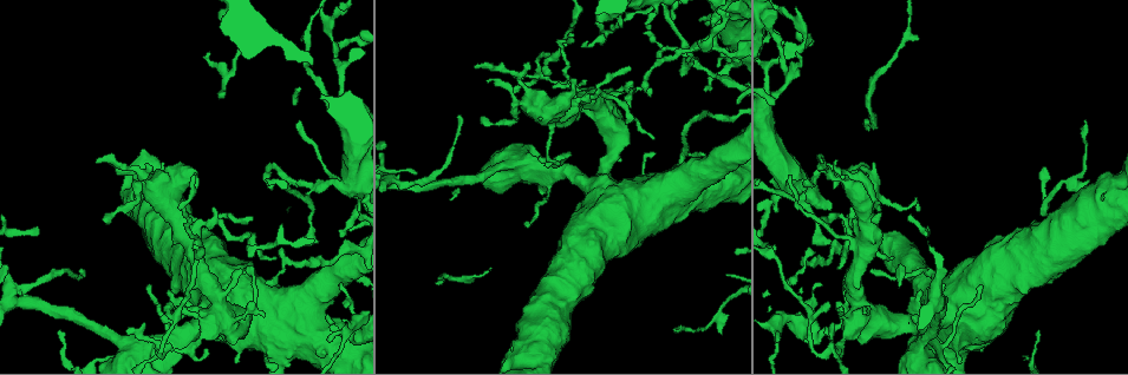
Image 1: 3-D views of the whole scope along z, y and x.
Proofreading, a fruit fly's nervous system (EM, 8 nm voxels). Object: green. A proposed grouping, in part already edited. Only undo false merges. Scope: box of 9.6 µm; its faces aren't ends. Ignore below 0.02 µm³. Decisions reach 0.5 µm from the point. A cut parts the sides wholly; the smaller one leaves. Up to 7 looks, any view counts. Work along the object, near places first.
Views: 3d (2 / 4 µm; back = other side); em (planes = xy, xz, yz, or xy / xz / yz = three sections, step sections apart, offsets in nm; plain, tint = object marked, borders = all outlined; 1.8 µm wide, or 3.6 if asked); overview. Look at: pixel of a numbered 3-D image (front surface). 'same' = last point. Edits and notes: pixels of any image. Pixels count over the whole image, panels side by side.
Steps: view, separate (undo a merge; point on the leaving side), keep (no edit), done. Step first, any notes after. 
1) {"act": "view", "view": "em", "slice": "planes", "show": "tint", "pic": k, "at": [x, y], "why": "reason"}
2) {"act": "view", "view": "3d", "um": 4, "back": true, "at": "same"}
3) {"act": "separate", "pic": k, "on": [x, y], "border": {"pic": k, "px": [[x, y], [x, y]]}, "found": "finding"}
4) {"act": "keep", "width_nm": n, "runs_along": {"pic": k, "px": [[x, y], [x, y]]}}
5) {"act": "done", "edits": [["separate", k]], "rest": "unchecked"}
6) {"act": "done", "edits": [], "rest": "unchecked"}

{"act": "view", "view": "em", "um": 3.6, "slice": "yz", "step": 16, "show": "tint", "pic": 1, "at": [944, 319], "why": "thick turns thin"}

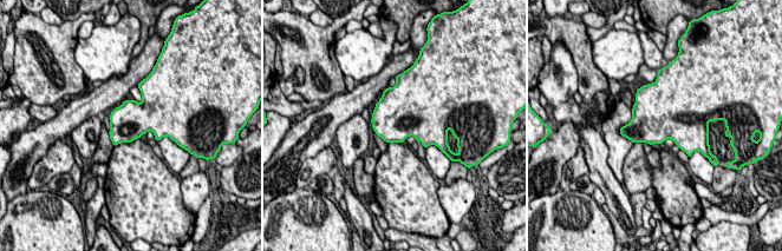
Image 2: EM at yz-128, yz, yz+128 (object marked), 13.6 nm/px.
{"act": "view", "view": "em", "um": 3.6, "slice": "planes", "show": "tint", "at": "same"}

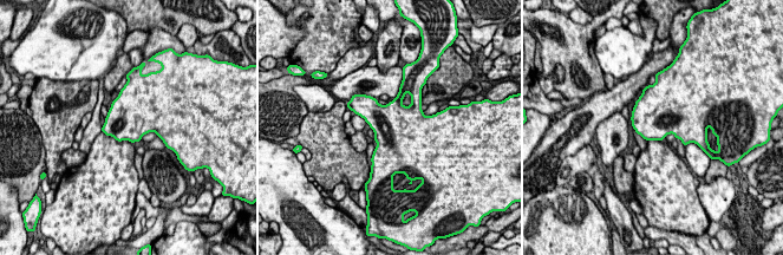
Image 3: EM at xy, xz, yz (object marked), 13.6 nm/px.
{"act": "keep", "found": "all the same neuron"}

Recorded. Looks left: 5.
{"act": "view", "view": "em", "slice": "planes", "show": "tint", "pic": 1, "at": [414, 187], "why": "a fork"}

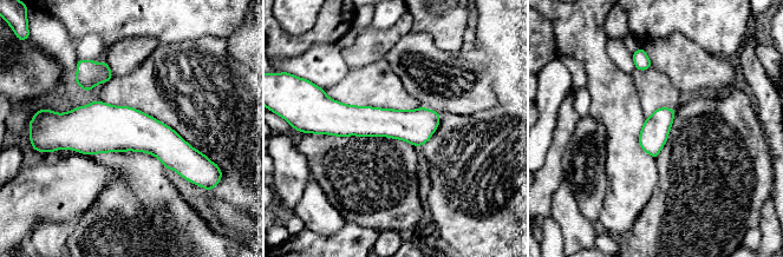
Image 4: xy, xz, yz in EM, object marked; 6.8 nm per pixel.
{"act": "keep", "width_nm": 190, "runs_along": {"pic": 4, "px": [[60, 123], [129, 129], [196, 156]]}, "found": "one neuron here"}

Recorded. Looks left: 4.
{"act": "view", "view": "3d", "um": 4, "pic": 1, "at": [611, 30]}

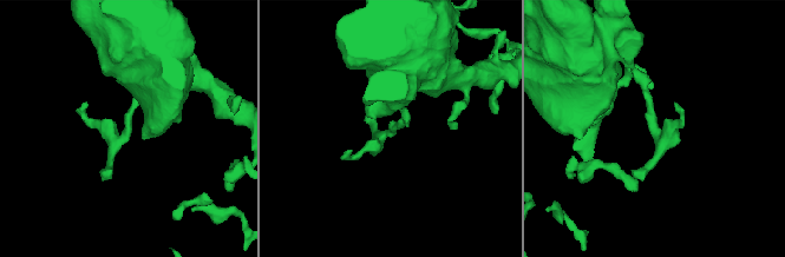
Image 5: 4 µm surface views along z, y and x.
{"act": "view", "view": "em", "slice": "planes", "show": "plain", "pic": 5, "at": [128, 134]}

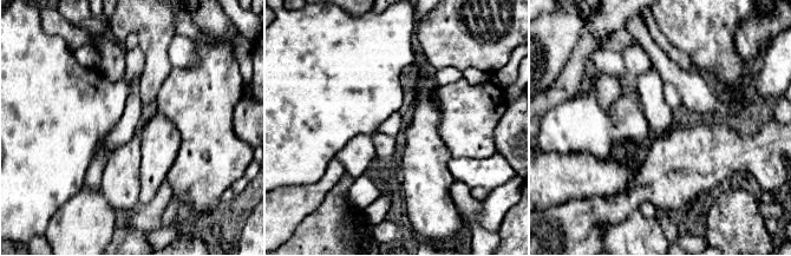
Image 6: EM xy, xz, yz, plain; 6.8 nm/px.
{"act": "view", "view": "em", "slice": "planes", "show": "tint", "at": "same"}

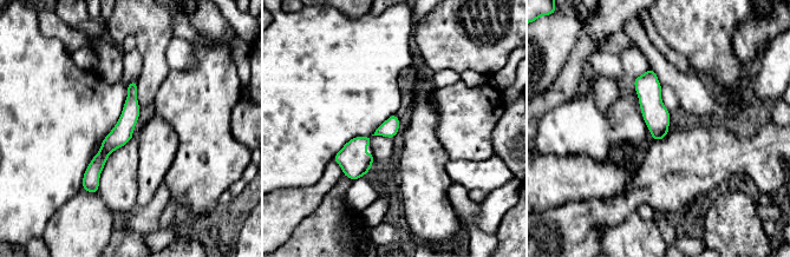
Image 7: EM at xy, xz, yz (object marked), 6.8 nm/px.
{"act": "keep", "width_nm": 120, "runs_along": {"pic": 7, "px": [[134, 85], [93, 186]]}, "found": "continuous, no second neuron"}

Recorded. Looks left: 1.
{"act": "done", "edits": [], "rest": "unchecked"}

